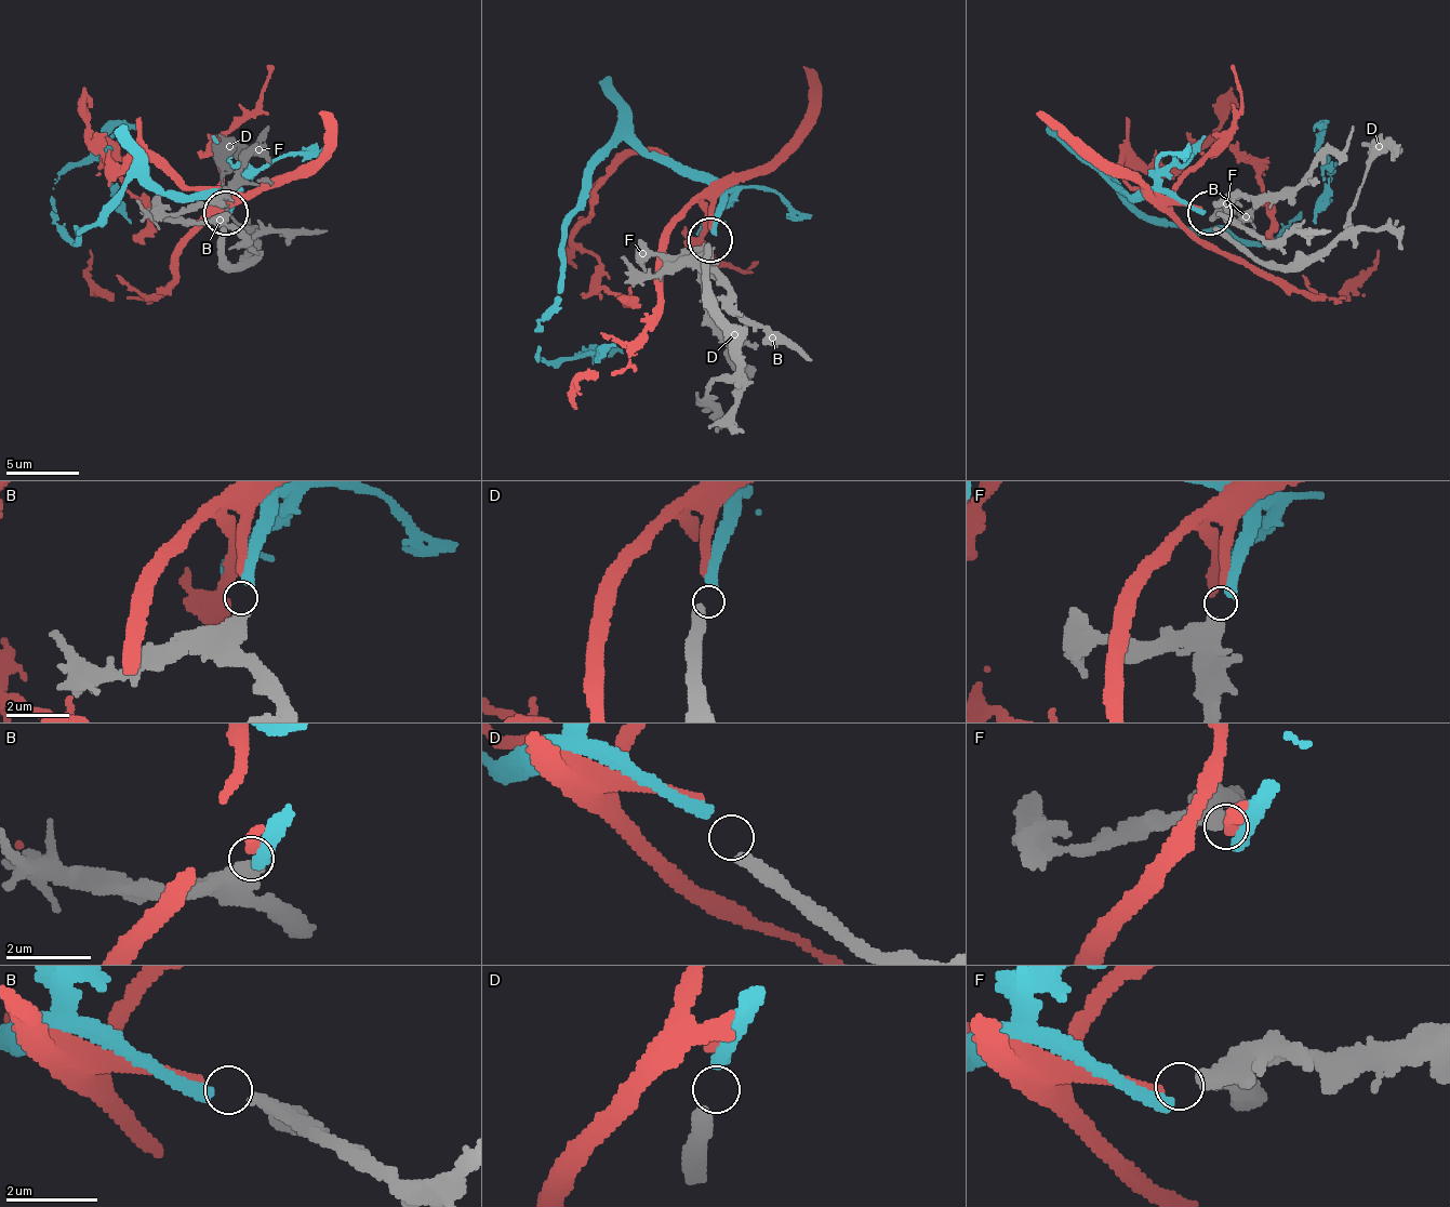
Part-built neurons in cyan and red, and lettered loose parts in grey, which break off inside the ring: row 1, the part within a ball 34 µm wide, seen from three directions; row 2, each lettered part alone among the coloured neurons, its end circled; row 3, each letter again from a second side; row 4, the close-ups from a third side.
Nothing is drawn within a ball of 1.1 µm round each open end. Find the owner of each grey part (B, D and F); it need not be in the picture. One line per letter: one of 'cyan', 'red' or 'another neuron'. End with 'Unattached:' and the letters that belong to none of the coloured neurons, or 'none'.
B: cyan
D: another neuron
F: red
Unattached: D

